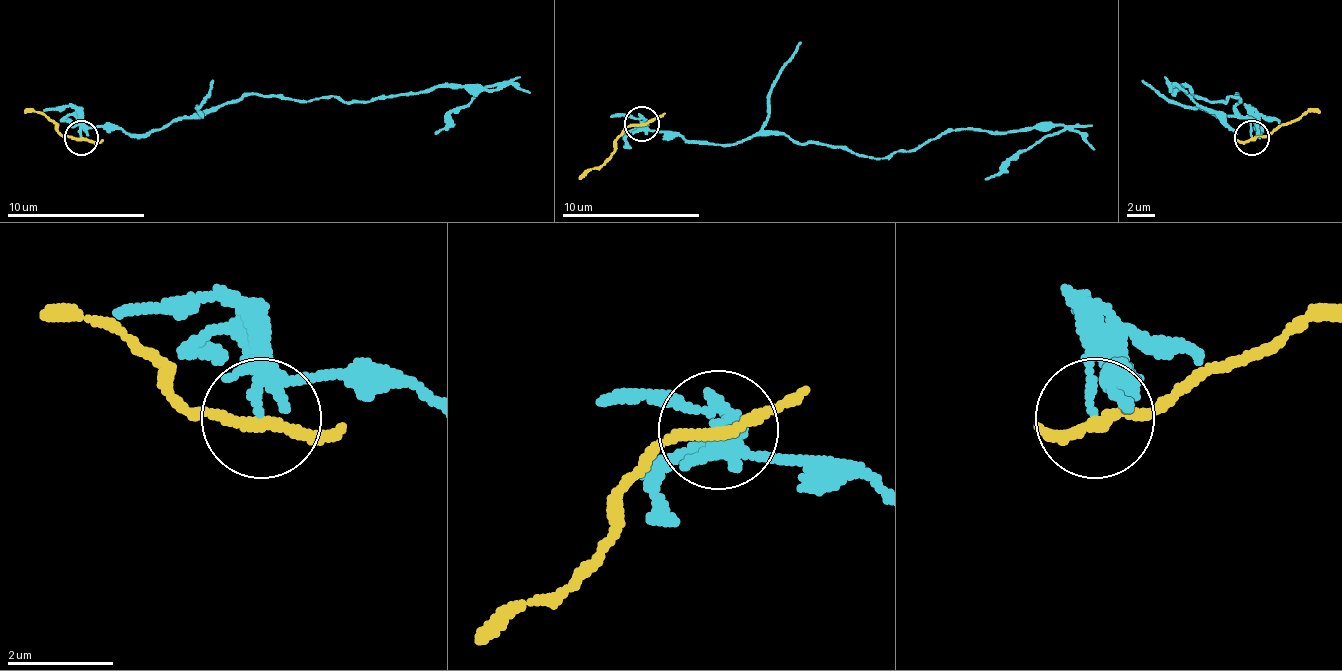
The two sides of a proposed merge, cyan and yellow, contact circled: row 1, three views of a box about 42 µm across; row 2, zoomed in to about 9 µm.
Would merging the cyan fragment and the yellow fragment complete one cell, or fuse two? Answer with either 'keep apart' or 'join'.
keep apart

